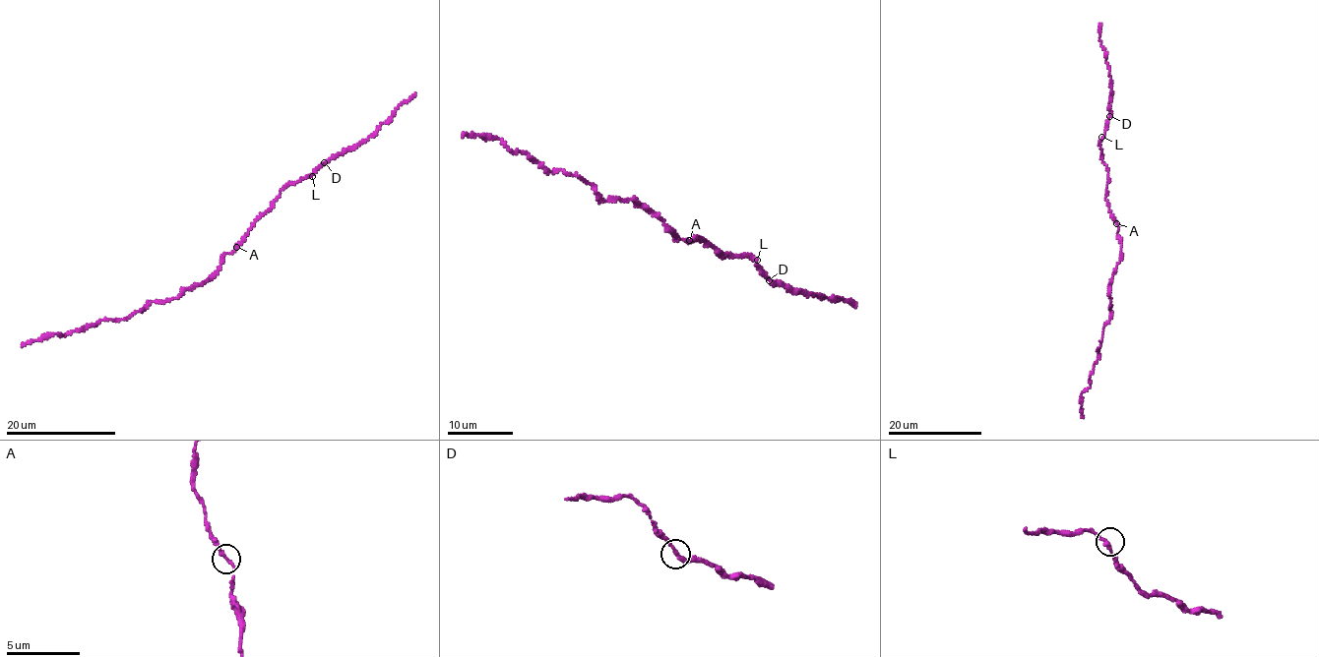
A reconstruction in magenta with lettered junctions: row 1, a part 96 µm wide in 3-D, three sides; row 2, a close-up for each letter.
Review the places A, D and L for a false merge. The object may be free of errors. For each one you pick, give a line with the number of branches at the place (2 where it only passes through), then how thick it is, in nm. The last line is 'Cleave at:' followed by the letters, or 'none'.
Cleave at: none

